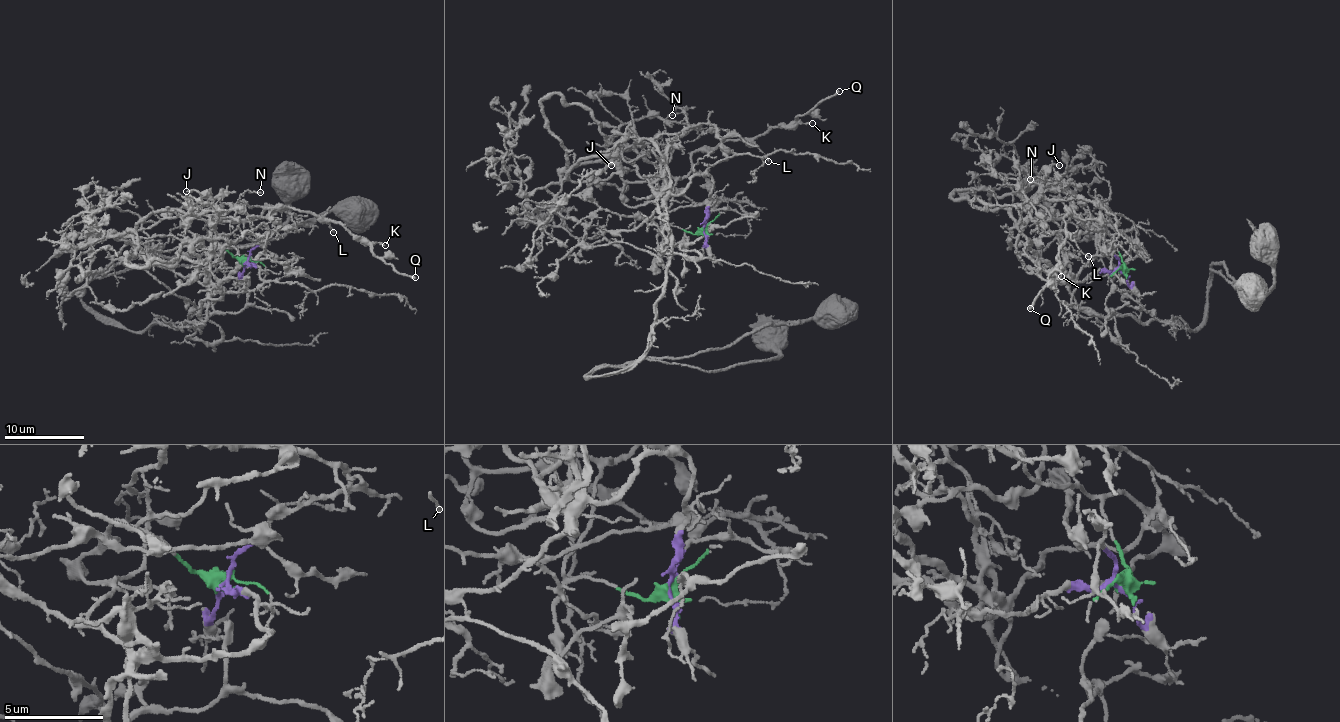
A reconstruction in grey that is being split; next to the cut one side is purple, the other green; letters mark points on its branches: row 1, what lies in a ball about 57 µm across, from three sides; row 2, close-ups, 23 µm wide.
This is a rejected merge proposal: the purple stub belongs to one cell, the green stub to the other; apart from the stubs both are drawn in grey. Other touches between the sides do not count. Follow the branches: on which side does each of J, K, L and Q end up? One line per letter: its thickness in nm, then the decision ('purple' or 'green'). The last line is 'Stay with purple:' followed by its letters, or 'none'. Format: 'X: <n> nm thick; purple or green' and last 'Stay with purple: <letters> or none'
J: 200 nm thick; green
K: 160 nm thick; green
L: 120 nm thick; green
Q: 240 nm thick; green
Stay with purple: none

